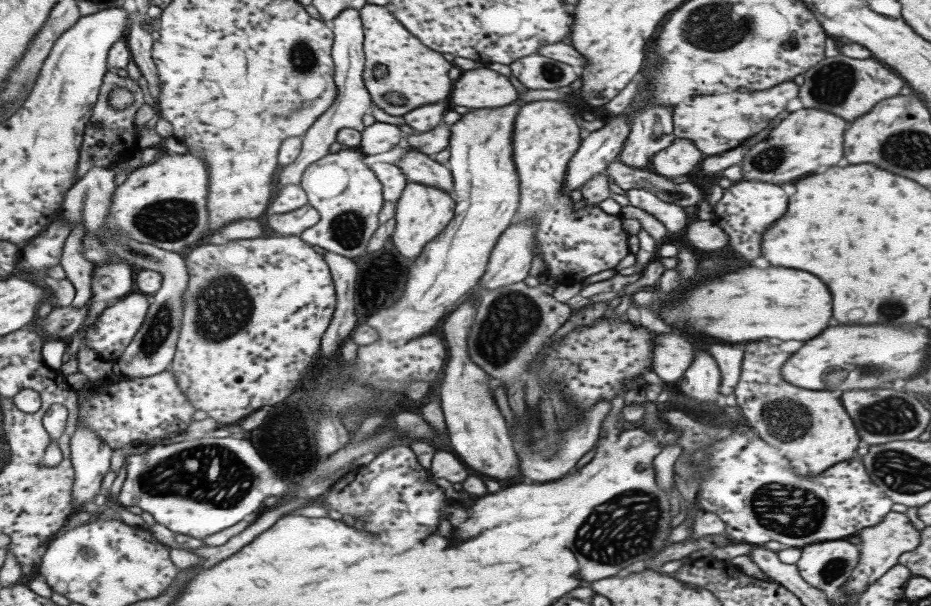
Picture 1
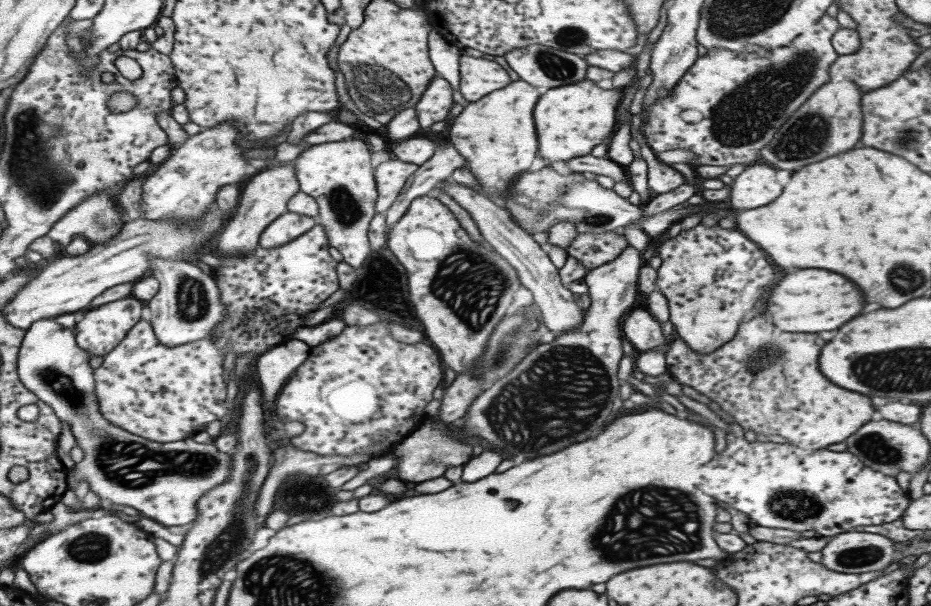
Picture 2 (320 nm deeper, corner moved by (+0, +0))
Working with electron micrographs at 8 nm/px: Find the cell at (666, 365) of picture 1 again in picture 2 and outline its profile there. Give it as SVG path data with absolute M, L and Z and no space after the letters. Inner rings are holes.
M631 309L621 318L620 330L636 353L652 348L665 350L672 337L663 337L659 325L645 309Z

